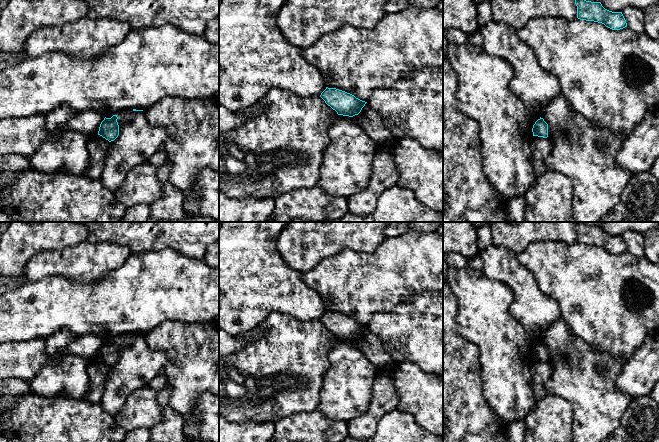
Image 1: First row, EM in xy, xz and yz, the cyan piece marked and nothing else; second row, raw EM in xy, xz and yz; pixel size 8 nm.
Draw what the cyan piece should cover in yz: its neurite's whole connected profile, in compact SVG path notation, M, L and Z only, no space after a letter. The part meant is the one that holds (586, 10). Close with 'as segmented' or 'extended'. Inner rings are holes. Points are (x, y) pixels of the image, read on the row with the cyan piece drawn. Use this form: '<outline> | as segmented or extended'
M575 0L575 4L577 6L577 18L580 20L602 23L612 30L627 27L622 12L609 11L602 6L601 2Z | as segmented

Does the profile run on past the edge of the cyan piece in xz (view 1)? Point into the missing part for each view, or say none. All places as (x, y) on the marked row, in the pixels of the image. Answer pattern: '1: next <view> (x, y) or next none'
1: next none

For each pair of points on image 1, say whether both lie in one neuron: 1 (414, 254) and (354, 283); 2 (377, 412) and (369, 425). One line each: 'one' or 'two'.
1: one
2: one

